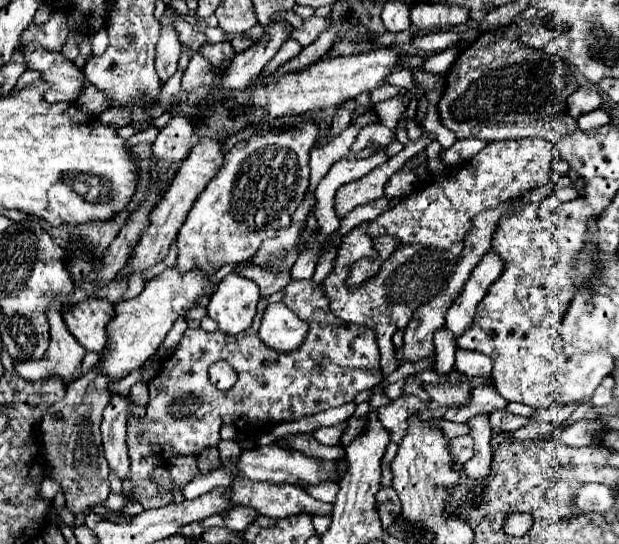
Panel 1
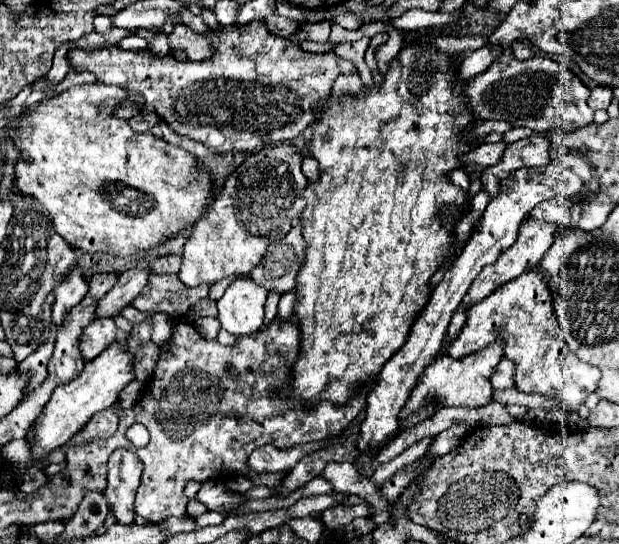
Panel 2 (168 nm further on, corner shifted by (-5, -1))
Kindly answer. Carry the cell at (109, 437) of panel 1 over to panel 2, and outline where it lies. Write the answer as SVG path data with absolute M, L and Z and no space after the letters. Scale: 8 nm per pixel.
M115 450L109 456L109 472L107 472L107 504L113 510L117 522L133 524L133 498L141 478L141 462L135 452Z

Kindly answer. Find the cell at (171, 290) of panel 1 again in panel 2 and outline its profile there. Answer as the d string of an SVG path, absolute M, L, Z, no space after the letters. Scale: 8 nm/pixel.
M151 318L133 324L131 334L127 336L125 350L121 348L119 342L113 342L107 350L103 350L103 354L99 354L91 362L85 362L83 372L75 380L55 388L51 400L47 402L47 406L45 406L41 418L37 420L37 426L35 426L35 440L31 442L31 450L33 450L33 456L37 460L43 458L49 450L69 442L69 438L77 430L81 430L91 420L93 414L105 410L107 406L111 406L119 400L119 392L131 380L135 380L135 374L133 374L135 352L139 352L145 344L151 342L151 330L153 330L153 320Z

